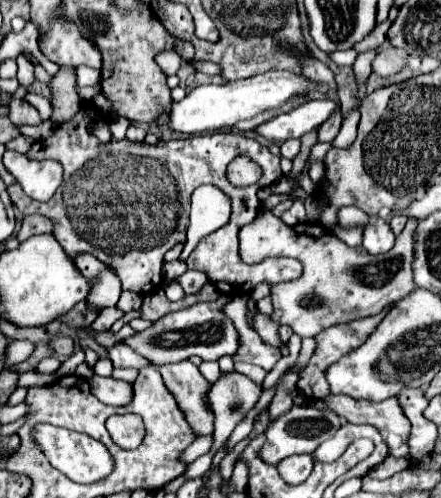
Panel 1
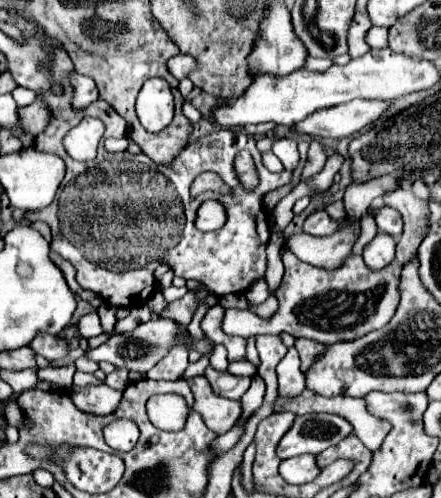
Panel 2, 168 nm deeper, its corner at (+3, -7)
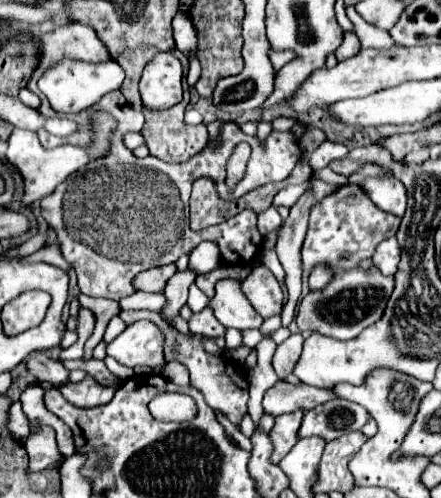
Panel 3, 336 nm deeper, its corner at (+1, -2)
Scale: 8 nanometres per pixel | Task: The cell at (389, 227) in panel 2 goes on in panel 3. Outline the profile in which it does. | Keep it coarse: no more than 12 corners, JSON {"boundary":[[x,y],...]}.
{"boundary":[[368,179],[364,191],[376,207],[404,215],[406,189],[390,179]]}

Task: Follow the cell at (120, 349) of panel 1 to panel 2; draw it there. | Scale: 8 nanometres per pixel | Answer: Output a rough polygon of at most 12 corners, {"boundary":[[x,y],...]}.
{"boundary":[[120,368],[106,376],[106,384],[114,390],[124,390],[128,370]]}

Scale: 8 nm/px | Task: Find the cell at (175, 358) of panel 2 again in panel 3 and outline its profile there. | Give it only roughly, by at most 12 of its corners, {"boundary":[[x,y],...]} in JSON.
{"boundary":[[192,271],[176,273],[164,287],[166,305],[160,315],[166,325],[186,305]]}

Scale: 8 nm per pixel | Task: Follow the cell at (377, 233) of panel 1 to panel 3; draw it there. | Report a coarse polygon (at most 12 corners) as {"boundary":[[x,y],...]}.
{"boundary":[[396,237],[378,243],[372,263],[384,275],[394,275],[400,261]]}

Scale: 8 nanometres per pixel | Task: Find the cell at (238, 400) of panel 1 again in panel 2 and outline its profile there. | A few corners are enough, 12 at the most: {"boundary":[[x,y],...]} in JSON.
{"boundary":[[204,370],[216,394],[240,400],[250,388],[248,376]]}

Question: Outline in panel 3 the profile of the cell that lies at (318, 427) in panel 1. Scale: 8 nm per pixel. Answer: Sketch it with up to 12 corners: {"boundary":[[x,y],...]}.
{"boundary":[[334,399],[304,413],[298,437],[360,431],[368,411]]}

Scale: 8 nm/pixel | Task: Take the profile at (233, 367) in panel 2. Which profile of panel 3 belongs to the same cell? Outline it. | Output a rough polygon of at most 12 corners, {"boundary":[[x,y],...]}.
{"boundary":[[226,329],[226,349],[242,347],[242,333]]}

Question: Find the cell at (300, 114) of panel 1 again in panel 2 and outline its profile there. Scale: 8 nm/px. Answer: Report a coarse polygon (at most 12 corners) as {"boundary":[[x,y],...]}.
{"boundary":[[386,100],[318,110],[294,130],[346,138],[388,112]]}

